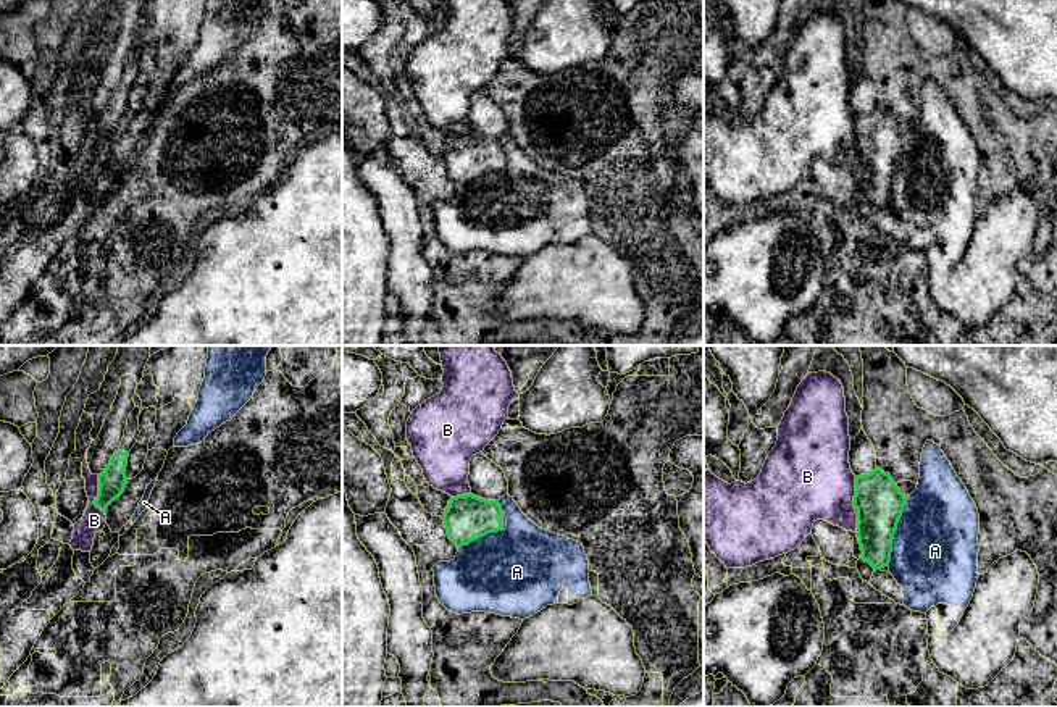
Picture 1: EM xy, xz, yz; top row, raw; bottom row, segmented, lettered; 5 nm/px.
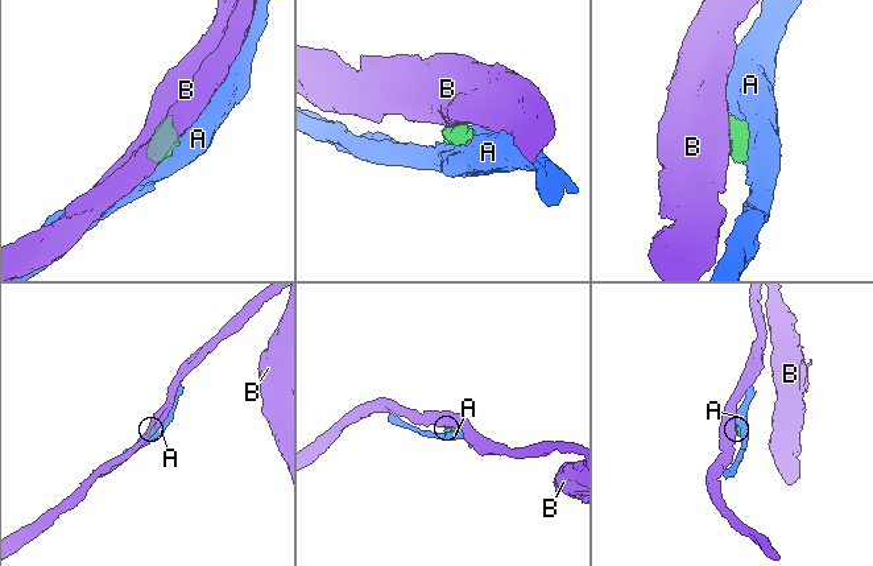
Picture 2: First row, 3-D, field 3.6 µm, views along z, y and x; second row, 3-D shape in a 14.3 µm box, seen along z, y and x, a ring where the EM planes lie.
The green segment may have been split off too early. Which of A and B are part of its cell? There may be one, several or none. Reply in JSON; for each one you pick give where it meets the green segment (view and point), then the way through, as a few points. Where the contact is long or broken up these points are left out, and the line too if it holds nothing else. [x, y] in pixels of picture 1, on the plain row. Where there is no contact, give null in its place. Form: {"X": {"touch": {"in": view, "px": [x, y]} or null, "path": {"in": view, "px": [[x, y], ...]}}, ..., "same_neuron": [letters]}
{"same_neuron": []}

